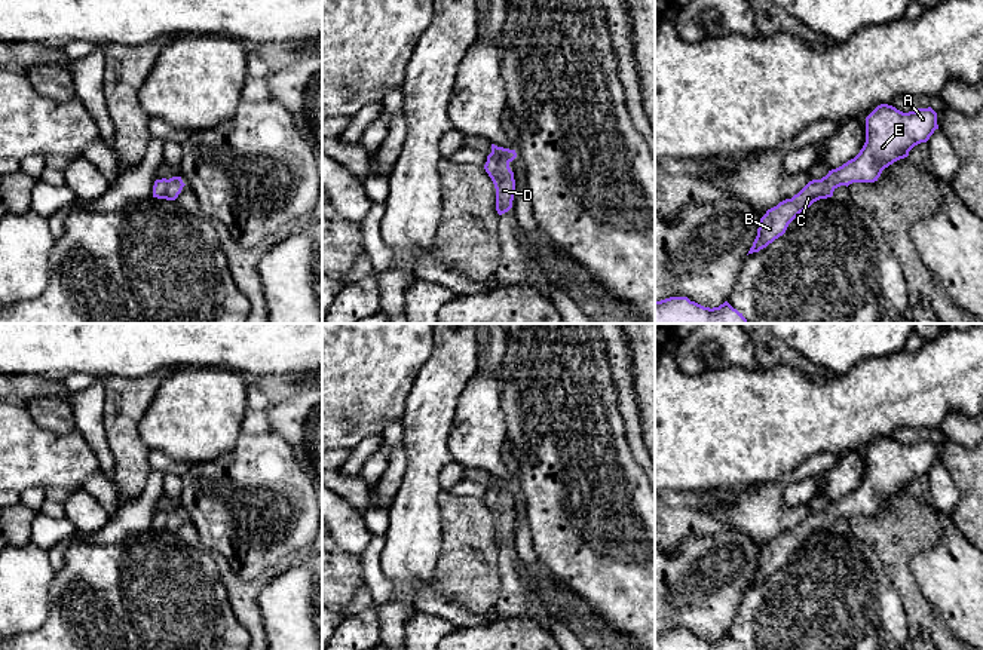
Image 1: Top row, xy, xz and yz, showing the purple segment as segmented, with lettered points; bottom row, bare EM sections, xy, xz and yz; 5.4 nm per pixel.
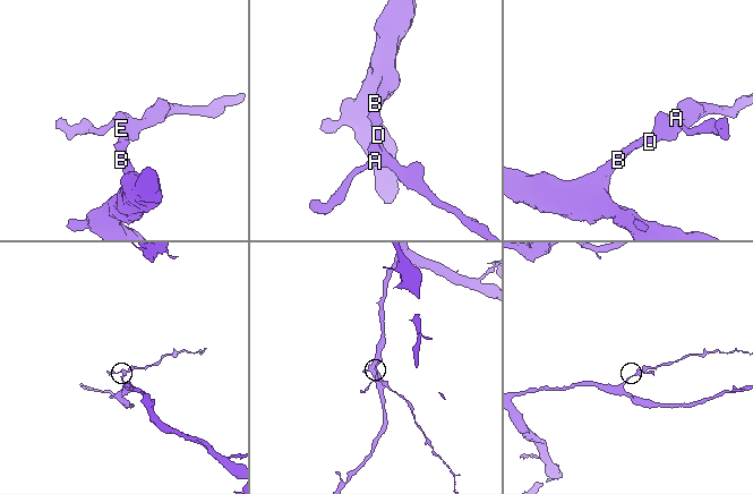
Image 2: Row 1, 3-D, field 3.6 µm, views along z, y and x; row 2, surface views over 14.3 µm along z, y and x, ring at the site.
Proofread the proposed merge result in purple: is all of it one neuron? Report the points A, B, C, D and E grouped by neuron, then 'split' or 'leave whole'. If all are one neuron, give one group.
A B C D E; leave whole

